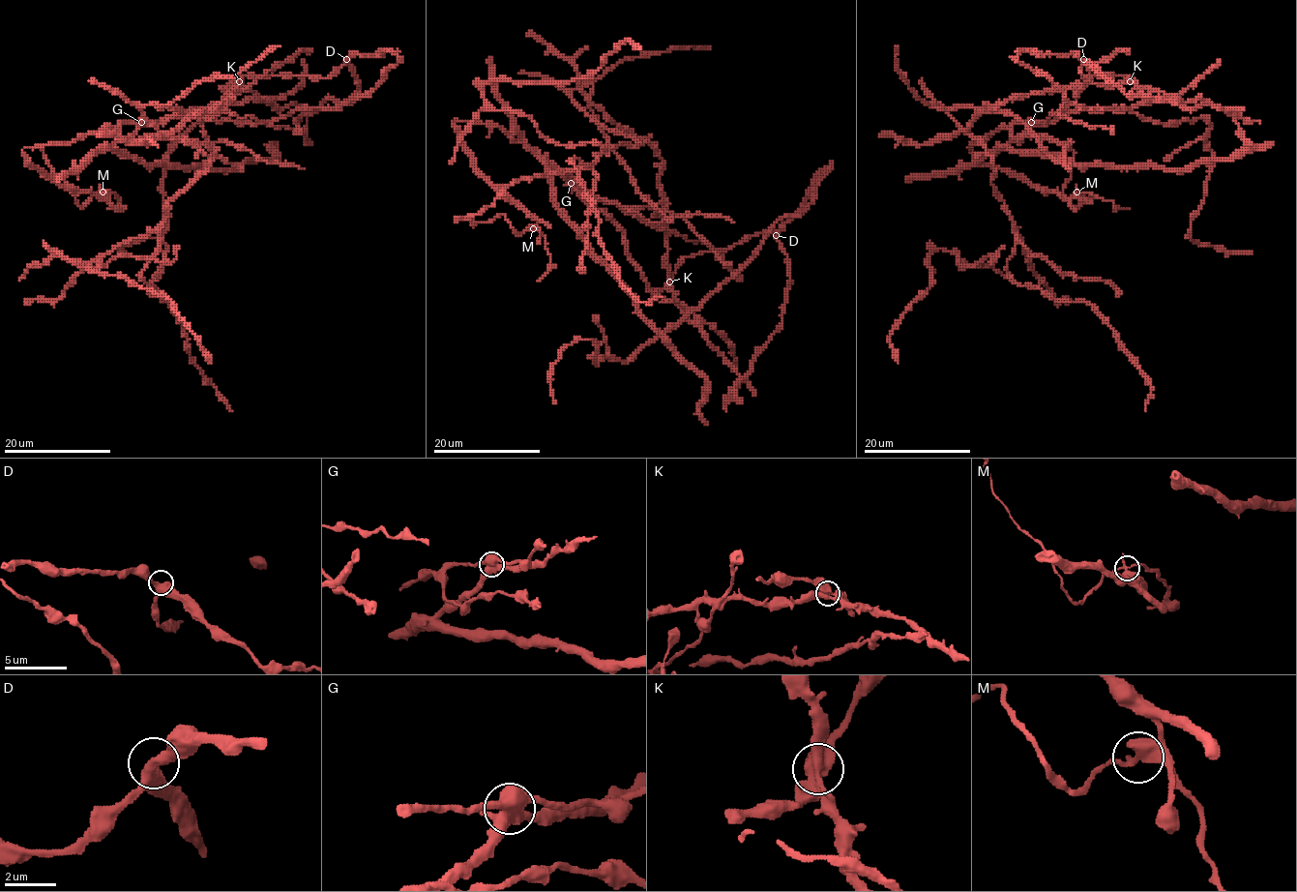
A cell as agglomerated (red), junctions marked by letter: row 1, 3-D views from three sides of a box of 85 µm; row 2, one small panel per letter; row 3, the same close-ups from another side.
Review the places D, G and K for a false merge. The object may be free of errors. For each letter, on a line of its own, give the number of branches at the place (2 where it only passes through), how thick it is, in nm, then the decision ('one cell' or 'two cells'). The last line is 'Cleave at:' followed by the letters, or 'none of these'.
D: 3 | 440 nm | one cell
G: 4 | 600 nm | one cell
K: 3 | 500 nm | one cell
Cleave at: none of these

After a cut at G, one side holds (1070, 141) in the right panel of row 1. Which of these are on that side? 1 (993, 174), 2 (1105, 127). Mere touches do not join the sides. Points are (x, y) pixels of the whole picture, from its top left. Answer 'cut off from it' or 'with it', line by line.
1: cut off from it
2: with it

